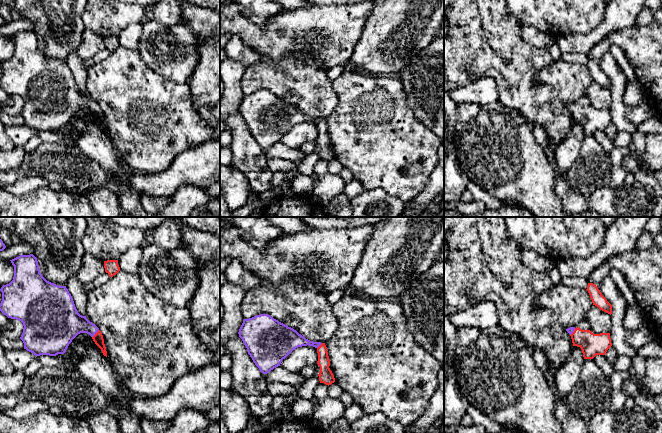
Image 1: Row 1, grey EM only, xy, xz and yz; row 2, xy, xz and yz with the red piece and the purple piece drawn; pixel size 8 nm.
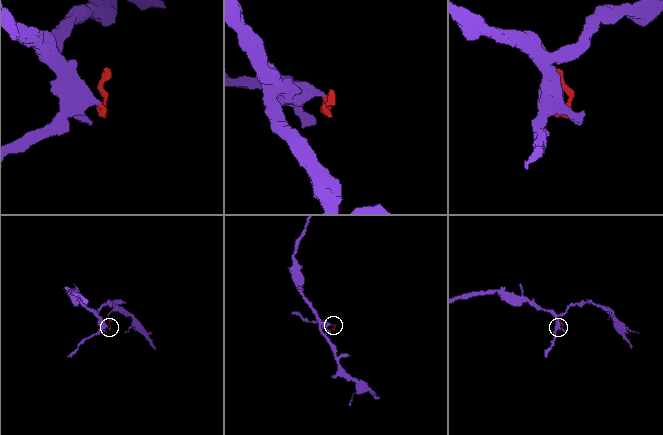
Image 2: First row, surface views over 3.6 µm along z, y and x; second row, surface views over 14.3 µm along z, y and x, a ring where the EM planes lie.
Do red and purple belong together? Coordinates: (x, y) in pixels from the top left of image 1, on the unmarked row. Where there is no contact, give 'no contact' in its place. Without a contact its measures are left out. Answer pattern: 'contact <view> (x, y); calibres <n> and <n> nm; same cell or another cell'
contact xy (95, 110); calibres 80 and 260 nm; same cell

